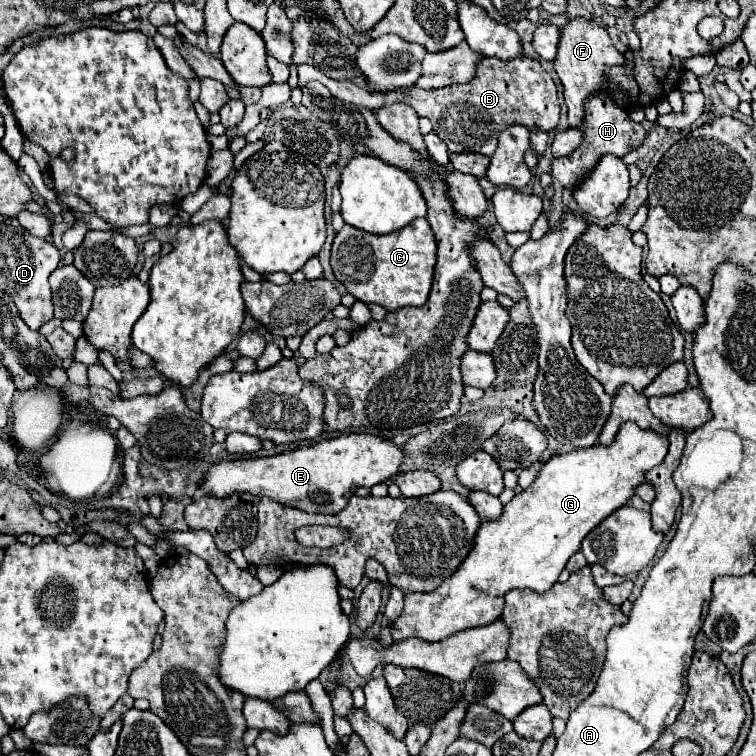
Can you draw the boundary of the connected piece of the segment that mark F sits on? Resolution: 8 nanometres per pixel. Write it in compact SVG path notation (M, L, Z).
M573 19L563 27L553 67L565 87L569 127L579 127L585 121L585 101L595 93L609 93L619 107L627 105L627 93L607 75L609 67L621 67L621 65L625 65L625 57L615 49L609 33L601 25L587 19Z

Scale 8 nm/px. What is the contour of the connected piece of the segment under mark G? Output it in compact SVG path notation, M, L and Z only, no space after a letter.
M623 423L613 445L593 445L591 449L577 449L571 453L551 457L539 471L533 487L515 495L503 509L499 521L481 523L475 535L475 549L467 555L467 561L447 579L439 589L431 593L407 593L405 609L391 625L393 641L407 637L419 637L425 641L441 641L453 633L471 627L491 625L501 617L503 595L511 589L531 589L537 593L549 591L563 571L573 553L579 551L583 537L599 525L615 509L623 507L635 493L635 485L643 483L643 473L659 465L667 455L667 439L655 431L639 429L635 423Z

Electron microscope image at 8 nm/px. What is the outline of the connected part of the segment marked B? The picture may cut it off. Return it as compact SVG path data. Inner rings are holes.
M527 55L517 57L515 61L499 61L493 57L481 57L477 63L475 77L465 85L449 85L445 89L419 89L411 87L405 91L391 91L391 93L371 93L351 85L347 81L331 81L319 69L311 65L299 65L299 83L305 85L307 81L321 81L325 87L339 99L363 105L373 111L391 103L407 103L417 111L419 117L429 117L433 123L433 131L445 141L451 153L481 153L491 157L497 147L497 137L507 125L521 123L525 127L539 127L545 131L553 131L559 125L559 101L557 101L557 87L553 79L543 71L537 59Z

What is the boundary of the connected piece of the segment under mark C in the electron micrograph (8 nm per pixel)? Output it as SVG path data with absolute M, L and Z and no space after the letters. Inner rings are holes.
M415 219L391 235L371 235L353 225L343 225L335 235L331 249L331 267L337 281L341 281L355 299L377 303L387 311L421 307L427 301L435 261L437 243L427 219Z

